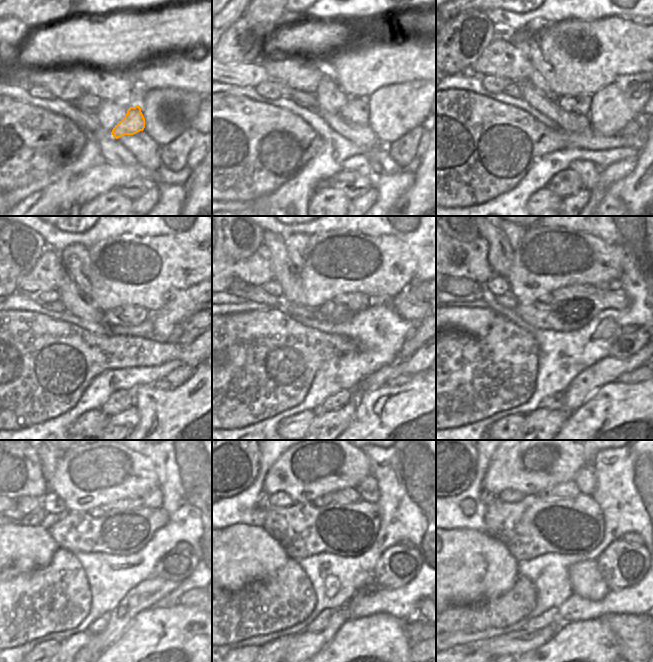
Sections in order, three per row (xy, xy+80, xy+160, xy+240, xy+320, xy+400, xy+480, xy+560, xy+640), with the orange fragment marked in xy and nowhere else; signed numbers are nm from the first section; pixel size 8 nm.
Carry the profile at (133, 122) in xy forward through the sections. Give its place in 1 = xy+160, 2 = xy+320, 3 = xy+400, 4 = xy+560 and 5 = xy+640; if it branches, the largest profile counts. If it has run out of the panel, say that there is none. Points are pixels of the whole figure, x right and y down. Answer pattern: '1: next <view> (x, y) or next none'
1: next xy+160 (580, 104)
2: next xy+320 (357, 302)
3: next xy+400 (573, 291)
4: next xy+560 (350, 495)
5: next xy+640 (567, 490)

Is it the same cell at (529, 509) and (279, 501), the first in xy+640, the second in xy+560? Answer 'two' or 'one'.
two

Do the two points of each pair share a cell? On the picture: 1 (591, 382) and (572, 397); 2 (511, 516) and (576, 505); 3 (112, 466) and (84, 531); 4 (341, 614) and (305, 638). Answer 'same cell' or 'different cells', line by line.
1: same cell
2: same cell
3: different cells
4: same cell

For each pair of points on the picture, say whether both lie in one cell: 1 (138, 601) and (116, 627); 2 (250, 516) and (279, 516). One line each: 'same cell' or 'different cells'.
1: same cell
2: different cells

